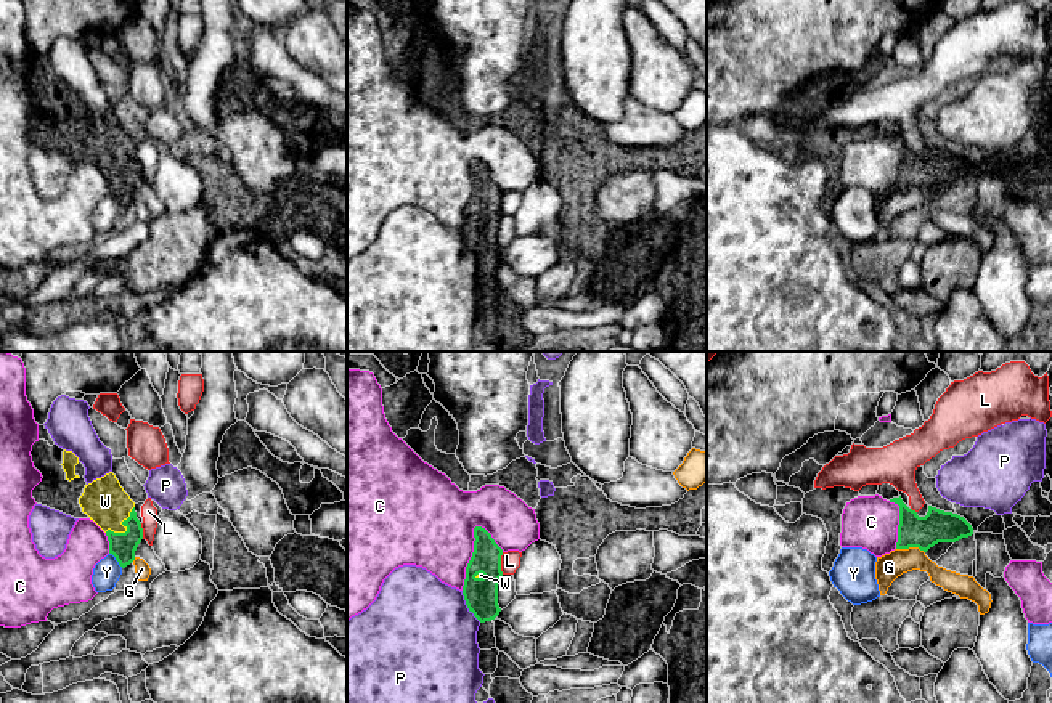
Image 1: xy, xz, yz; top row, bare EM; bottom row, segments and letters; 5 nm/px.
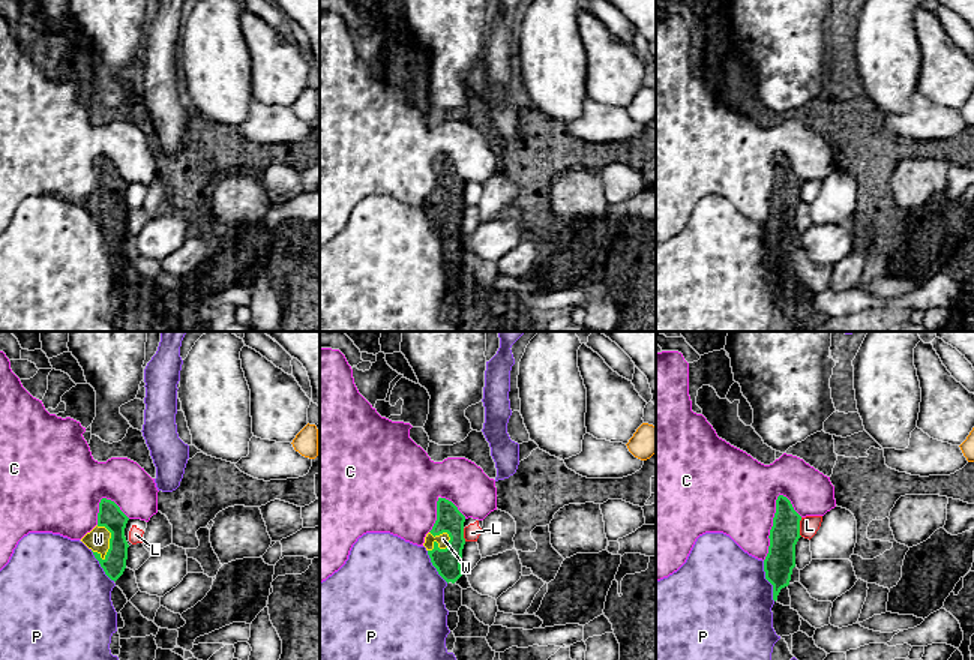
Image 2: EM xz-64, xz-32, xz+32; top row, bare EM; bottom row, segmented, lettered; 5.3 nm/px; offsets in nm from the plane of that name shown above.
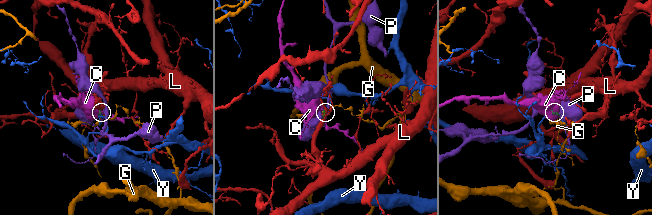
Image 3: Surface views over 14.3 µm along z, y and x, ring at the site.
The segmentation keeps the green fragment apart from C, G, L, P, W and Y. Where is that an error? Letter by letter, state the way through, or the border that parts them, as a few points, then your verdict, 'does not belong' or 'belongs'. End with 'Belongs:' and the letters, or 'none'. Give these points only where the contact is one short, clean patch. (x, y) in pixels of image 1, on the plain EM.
C: does not belong
G: along yz (897, 188), (919, 188), (924, 193) | does not belong
L: does not belong
P: along xz (461, 231), (466, 247), (481, 262) | does not belong
W: belongs
Y: along xy (110, 193), (122, 207) | does not belong
Belongs: W

